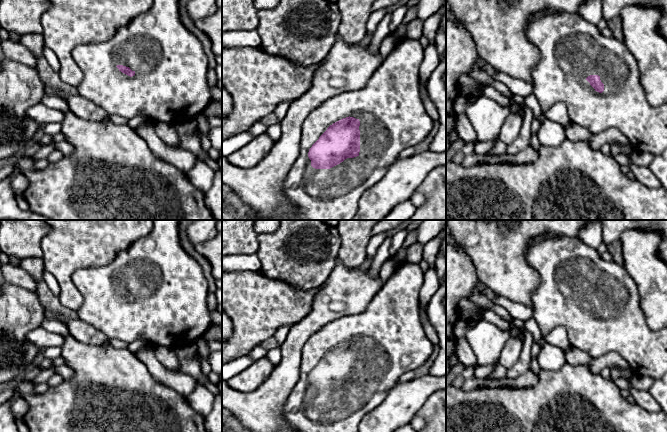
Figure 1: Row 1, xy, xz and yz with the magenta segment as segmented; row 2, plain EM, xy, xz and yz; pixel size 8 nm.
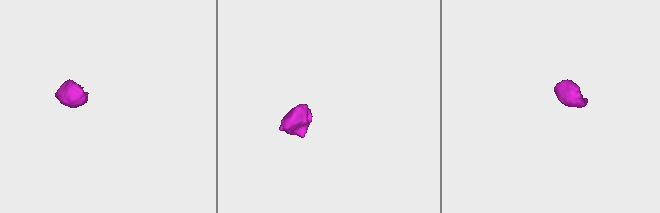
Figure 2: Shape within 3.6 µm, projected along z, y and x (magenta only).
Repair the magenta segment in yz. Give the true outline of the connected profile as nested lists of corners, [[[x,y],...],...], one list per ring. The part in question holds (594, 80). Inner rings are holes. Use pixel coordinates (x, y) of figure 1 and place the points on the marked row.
[[[567,12],[537,13],[525,26],[525,35],[540,53],[539,61],[532,71],[534,97],[542,113],[561,102],[567,107],[571,122],[598,134],[608,129],[617,129],[628,140],[630,148],[660,155],[667,149],[667,104],[652,106],[648,103],[641,86],[639,67],[624,41],[605,37],[580,14]]]

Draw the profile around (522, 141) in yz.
[[[524,106],[522,108],[523,123],[519,133],[519,136],[515,139],[513,143],[507,145],[507,152],[510,155],[515,155],[525,148],[530,146],[530,139],[532,136],[531,123],[535,119],[533,112],[528,107]]]

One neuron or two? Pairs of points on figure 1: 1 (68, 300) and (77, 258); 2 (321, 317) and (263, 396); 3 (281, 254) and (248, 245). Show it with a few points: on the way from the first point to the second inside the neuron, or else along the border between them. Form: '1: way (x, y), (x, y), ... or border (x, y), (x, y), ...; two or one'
1: way (67, 290), (67, 268); one
2: way (301, 334), (291, 348), (289, 368), (283, 376); one
3: border (258, 234), (258, 249), (255, 253); two

